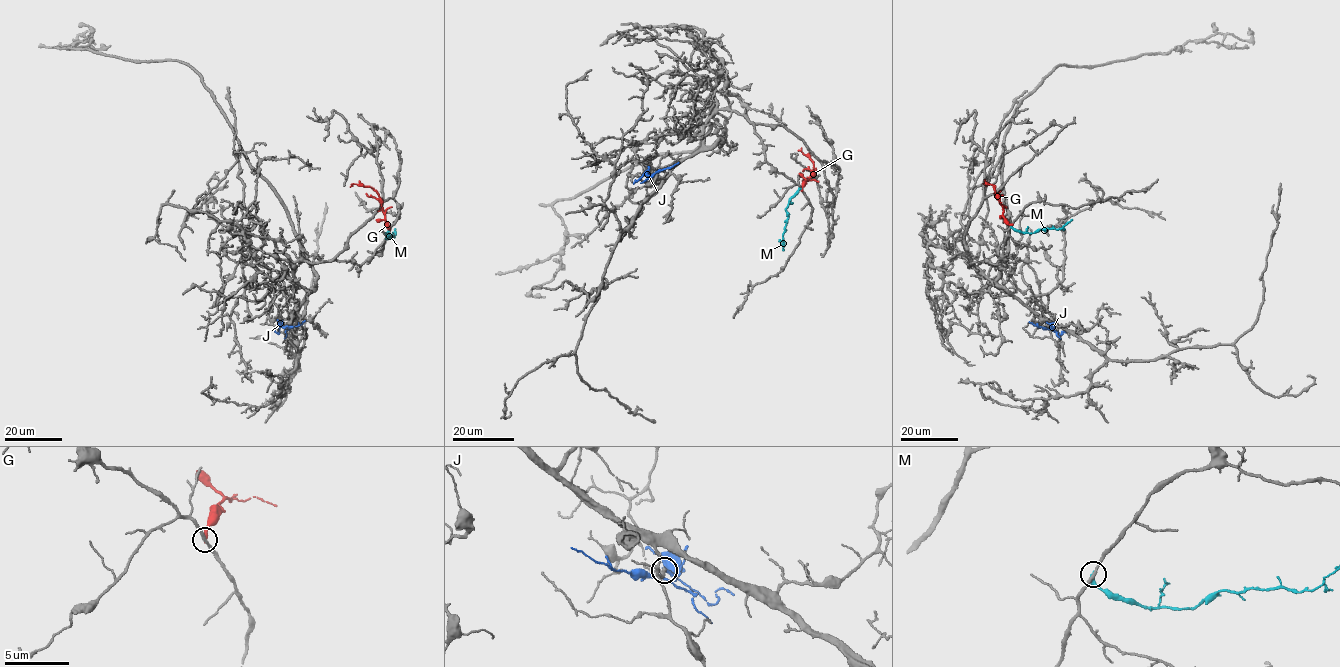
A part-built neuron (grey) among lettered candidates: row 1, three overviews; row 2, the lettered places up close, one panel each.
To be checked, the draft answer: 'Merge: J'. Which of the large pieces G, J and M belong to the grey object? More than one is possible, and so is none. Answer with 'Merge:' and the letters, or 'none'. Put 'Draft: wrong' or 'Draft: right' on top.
Draft: right
Merge: J

